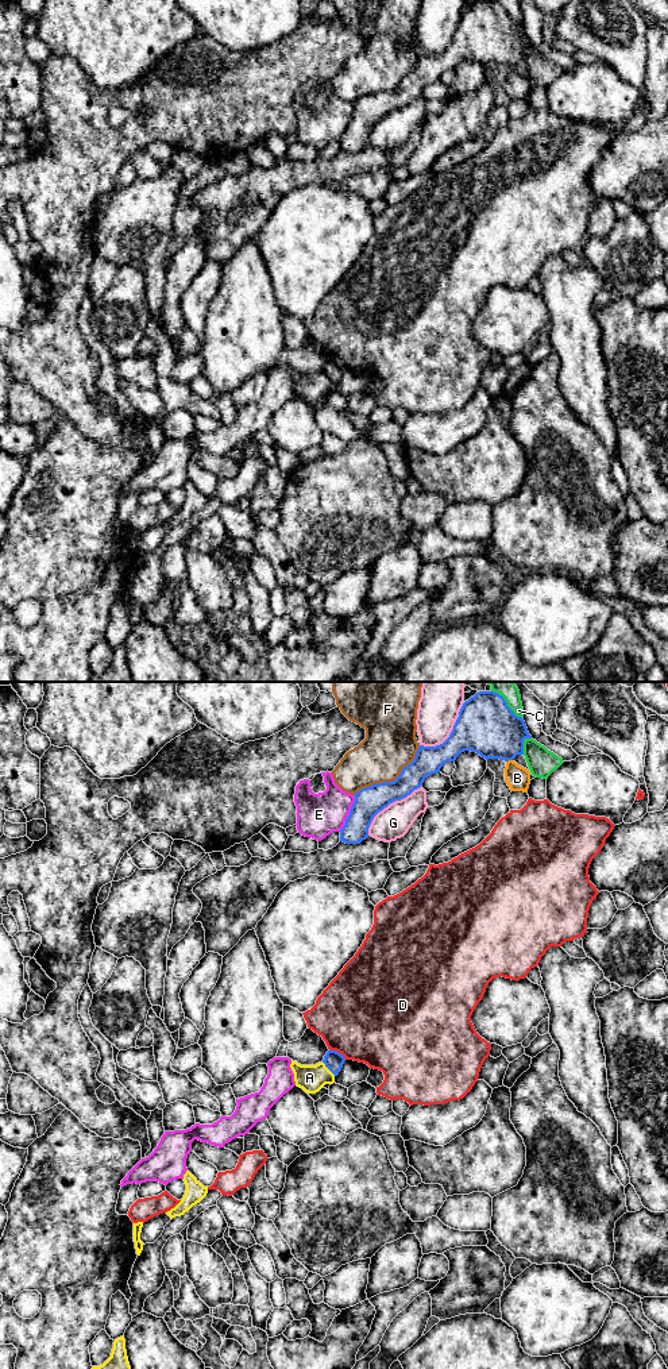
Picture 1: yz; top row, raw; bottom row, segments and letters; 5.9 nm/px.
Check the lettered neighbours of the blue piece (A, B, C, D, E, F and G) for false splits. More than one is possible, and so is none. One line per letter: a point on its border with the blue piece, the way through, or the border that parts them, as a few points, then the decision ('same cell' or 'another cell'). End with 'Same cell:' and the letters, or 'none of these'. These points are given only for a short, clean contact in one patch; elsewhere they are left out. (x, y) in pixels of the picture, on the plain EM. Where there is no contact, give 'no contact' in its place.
A: contact yz (328, 377); border yz (323, 370), (335, 384); another cell
B: contact yz (509, 68); another cell
C: contact yz (506, 12); another cell
D: contact yz (338, 361); another cell
E: contact yz (350, 122); another cell
F: contact yz (390, 91); another cell
G: contact yz (387, 114); another cell
Same cell: none of these

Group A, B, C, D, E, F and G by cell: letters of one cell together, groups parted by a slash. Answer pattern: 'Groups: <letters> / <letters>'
Groups: A / B / C / D / E / F / G

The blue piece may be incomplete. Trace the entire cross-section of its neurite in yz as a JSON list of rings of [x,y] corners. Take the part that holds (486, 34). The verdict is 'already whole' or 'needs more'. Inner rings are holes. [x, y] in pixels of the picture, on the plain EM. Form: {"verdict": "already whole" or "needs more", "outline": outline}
{"verdict": "already whole", "outline": [[[479,0],[466,9],[449,46],[440,54],[420,54],[414,69],[394,90],[383,90],[355,103],[340,150],[360,153],[368,146],[374,126],[395,109],[420,97],[424,89],[440,81],[447,70],[455,70],[464,61],[479,62],[486,69],[513,69],[524,63],[524,49],[532,47],[522,26],[514,23],[502,4]]]}

